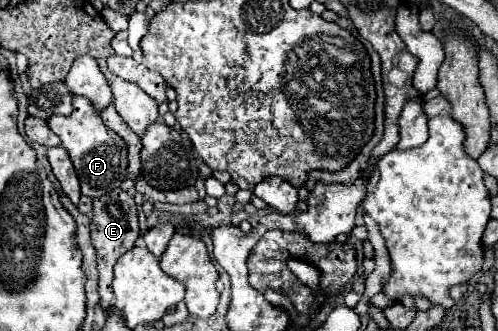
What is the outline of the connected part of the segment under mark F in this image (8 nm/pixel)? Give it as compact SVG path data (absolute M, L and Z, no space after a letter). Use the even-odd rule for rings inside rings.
M73 96L73 114L53 116L47 122L51 130L61 138L63 148L71 156L77 178L81 182L81 194L89 198L99 198L119 188L119 184L127 178L127 144L103 124L101 116L93 110L89 100L81 96Z

